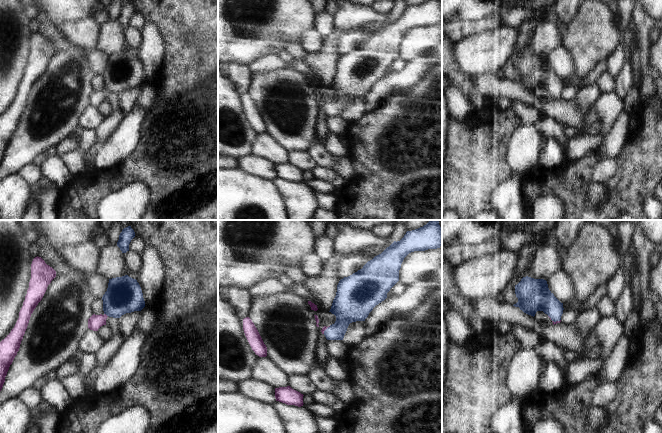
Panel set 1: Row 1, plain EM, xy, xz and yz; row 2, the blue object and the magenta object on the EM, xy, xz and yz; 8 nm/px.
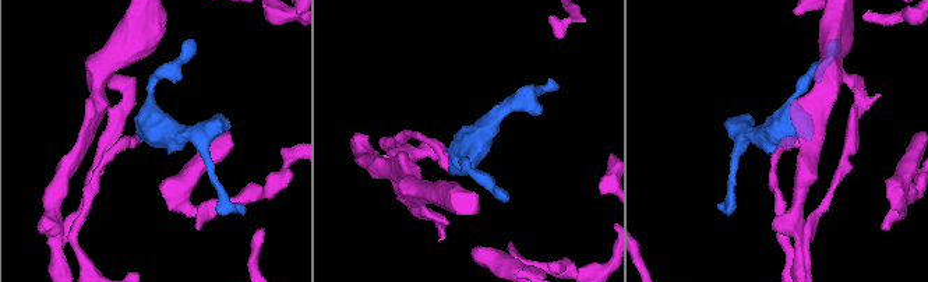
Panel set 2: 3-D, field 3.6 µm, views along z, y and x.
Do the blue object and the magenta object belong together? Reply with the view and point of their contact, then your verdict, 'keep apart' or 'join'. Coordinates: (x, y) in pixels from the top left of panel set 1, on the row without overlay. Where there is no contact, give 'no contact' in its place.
meets blue in xy at (106, 90); join

